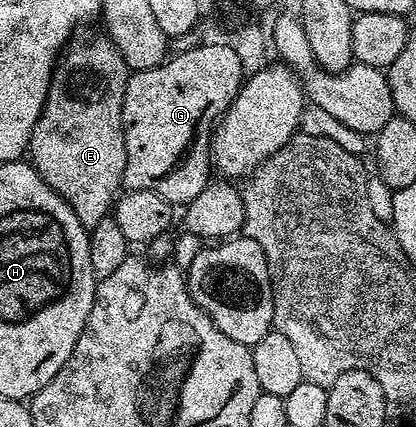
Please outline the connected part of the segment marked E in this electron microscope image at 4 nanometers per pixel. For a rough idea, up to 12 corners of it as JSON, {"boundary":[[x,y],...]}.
{"boundary":[[72,36],[29,161],[89,231],[127,152],[129,70],[110,37]]}

